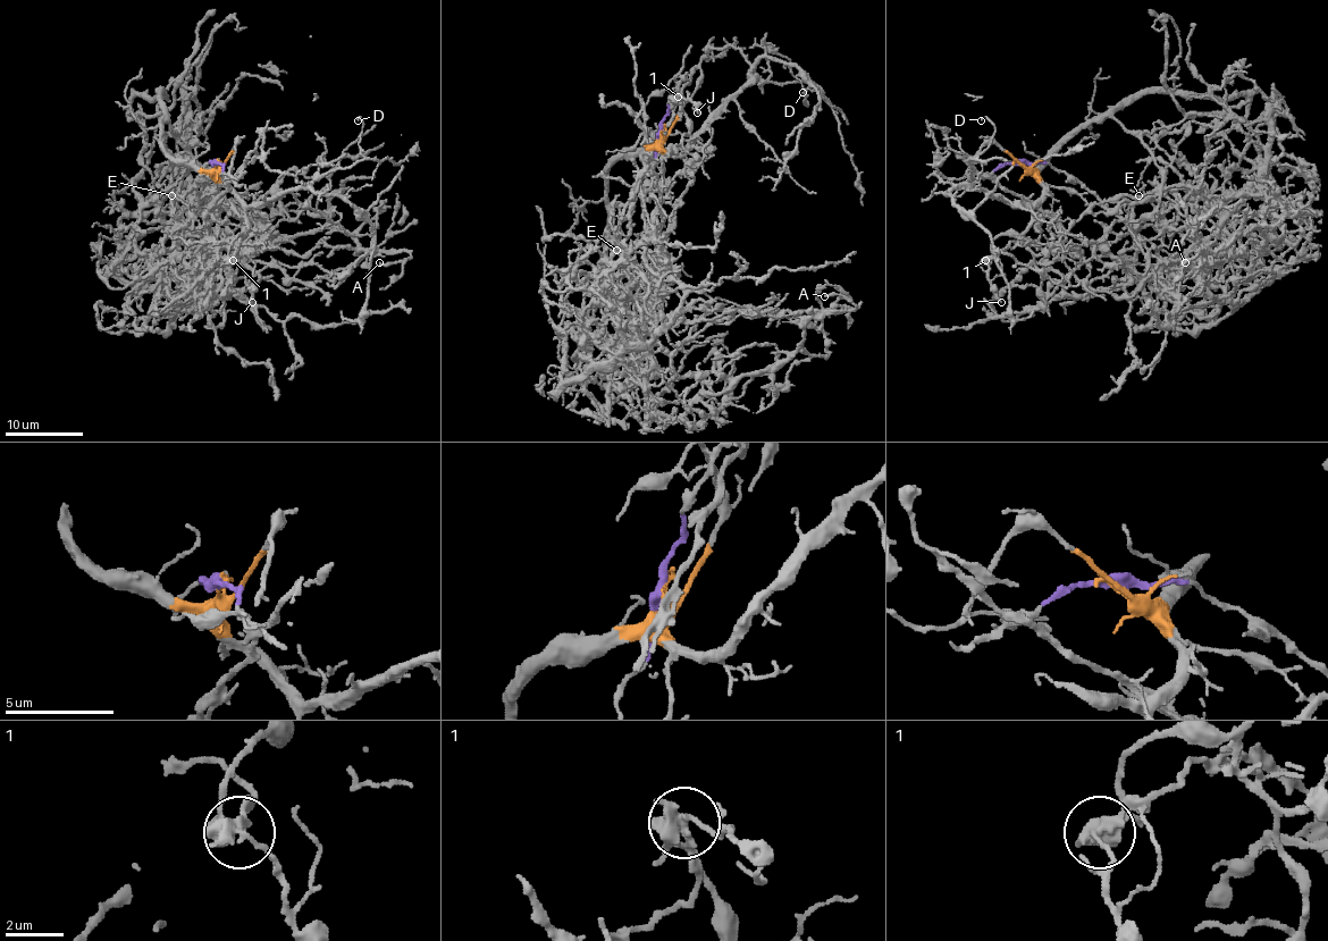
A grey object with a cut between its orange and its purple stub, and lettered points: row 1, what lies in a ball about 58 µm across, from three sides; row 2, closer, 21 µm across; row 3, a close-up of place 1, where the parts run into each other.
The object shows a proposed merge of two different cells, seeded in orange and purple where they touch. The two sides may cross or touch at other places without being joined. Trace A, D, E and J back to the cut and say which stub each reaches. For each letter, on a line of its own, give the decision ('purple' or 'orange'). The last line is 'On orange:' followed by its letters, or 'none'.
A: purple
D: orange
E: purple
J: orange
On orange: D, J

